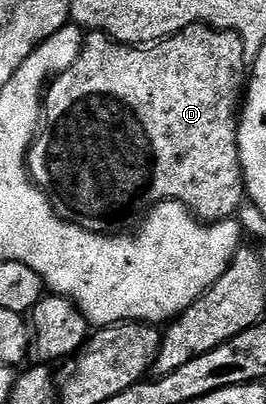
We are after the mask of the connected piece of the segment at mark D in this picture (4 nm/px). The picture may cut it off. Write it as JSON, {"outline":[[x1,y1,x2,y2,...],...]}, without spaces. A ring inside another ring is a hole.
{"outline":[[198,24,189,26,186,30,180,30,170,38,163,38,160,42,146,45,144,48,115,42,108,34,86,33,79,60,75,60,75,64,71,64,67,72,56,75,48,83,43,99,43,121,33,145,29,147,29,176,40,190,51,191,49,203,53,205,60,218,96,234,124,235,138,225,146,208,155,207,161,202,182,202,206,224,232,219,247,198,241,172,241,153,237,143,239,111,242,109,243,95,246,90,245,45,234,30,215,30,211,26]]}

